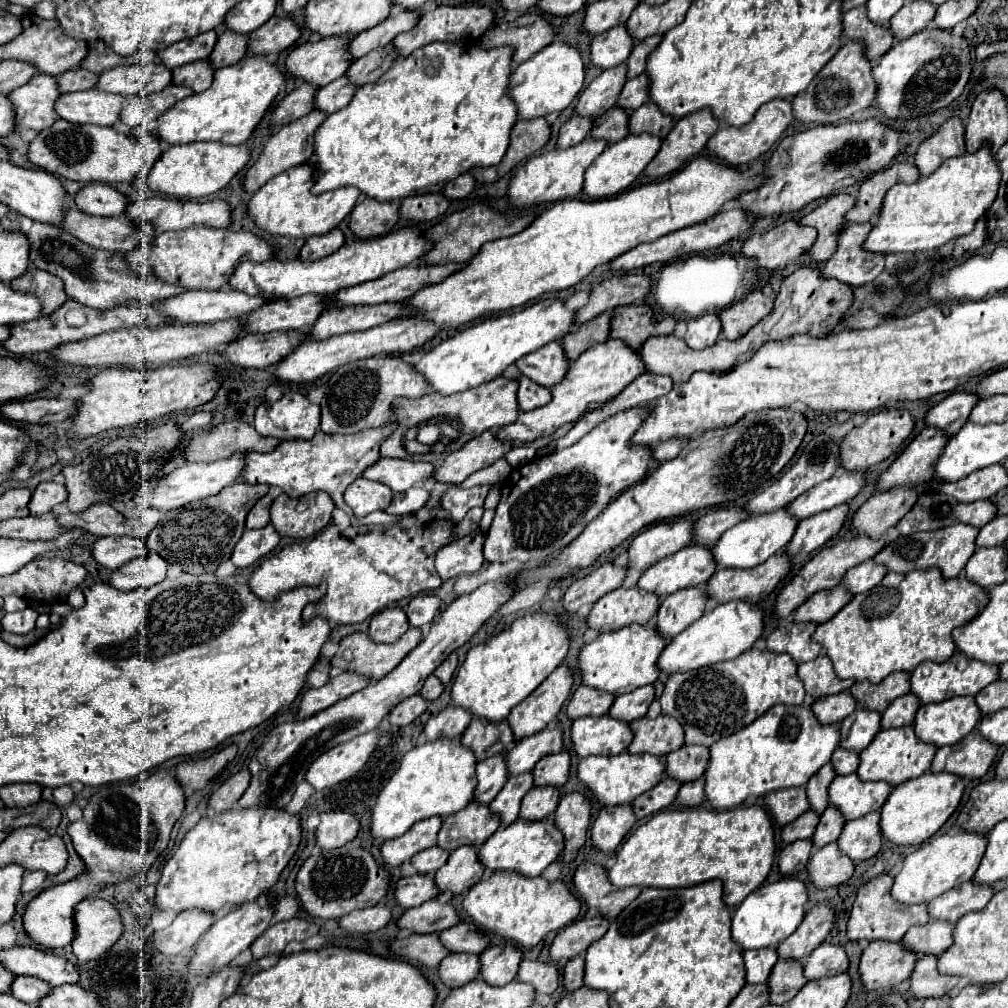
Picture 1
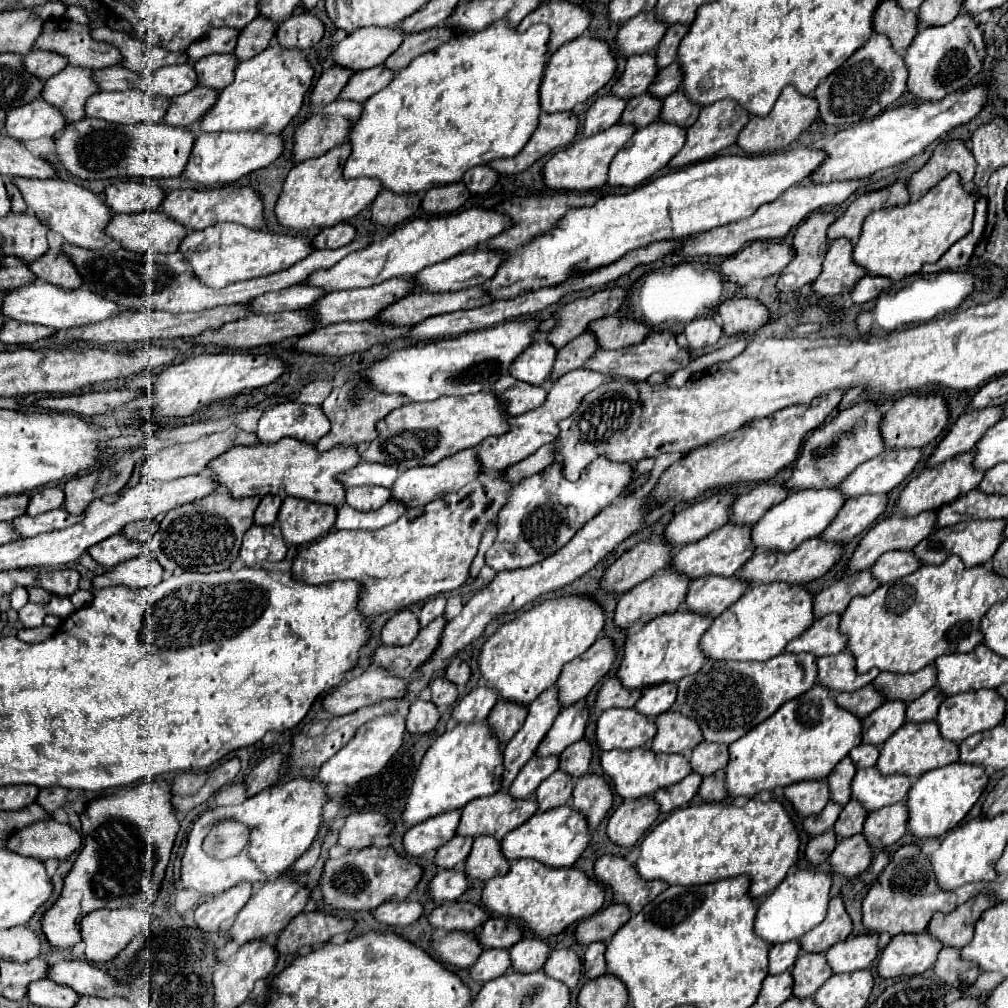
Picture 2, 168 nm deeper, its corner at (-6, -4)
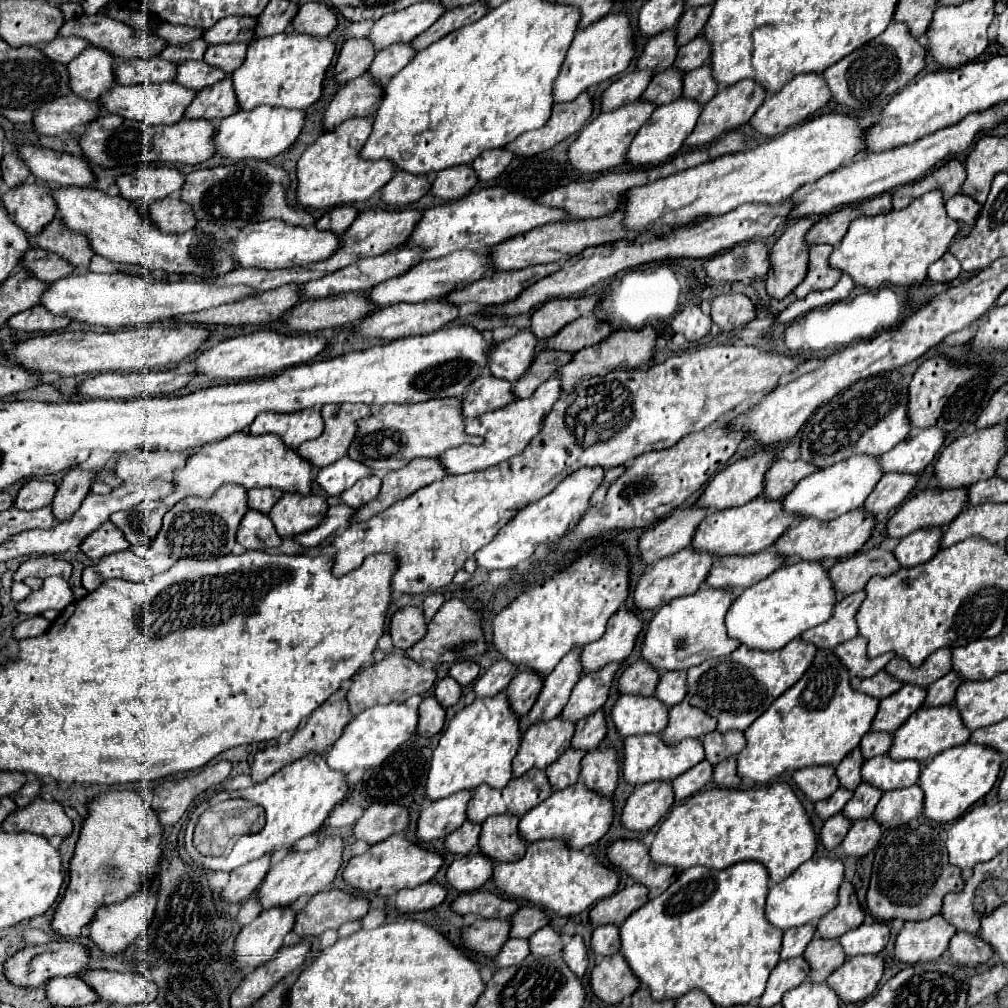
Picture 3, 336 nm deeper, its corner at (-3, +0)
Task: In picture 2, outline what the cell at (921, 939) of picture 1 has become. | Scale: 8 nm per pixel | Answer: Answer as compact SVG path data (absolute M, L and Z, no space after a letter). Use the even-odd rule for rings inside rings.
M984 896L978 900L970 900L970 904L960 904L950 914L936 914L930 920L926 932L936 940L940 940L944 946L960 950L972 940L974 924L986 908L988 904Z

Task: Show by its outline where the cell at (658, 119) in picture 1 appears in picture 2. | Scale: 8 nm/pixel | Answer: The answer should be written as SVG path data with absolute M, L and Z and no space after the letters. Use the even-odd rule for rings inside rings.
M676 90L674 94L662 100L662 110L658 118L670 124L678 124L682 128L690 128L696 122L698 114L700 114L700 108L694 108L694 104L690 104L682 96L682 90Z

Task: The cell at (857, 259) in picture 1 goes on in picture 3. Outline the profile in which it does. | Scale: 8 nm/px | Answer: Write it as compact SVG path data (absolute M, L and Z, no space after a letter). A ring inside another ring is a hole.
M823 244L823 246L811 246L809 250L809 266L807 266L807 276L805 280L793 290L795 298L803 298L813 290L825 290L837 284L837 280L841 278L841 272L831 268L827 264L829 260L829 252L833 250L833 246Z

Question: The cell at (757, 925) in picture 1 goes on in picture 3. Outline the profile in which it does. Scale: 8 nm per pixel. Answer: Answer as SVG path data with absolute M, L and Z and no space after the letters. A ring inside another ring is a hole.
M811 858L801 864L787 880L775 884L767 896L767 918L773 926L789 930L793 926L803 926L807 922L819 920L823 914L837 906L837 892L843 882L843 862L837 858Z

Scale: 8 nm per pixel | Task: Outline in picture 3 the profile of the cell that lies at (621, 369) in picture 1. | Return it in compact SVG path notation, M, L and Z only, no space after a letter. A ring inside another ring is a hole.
M553 376L547 382L543 382L535 390L533 396L529 396L525 400L515 400L515 402L507 404L505 408L499 408L499 410L493 410L483 416L467 420L465 432L471 436L481 436L483 444L481 446L463 444L459 448L451 448L451 450L443 452L441 456L437 456L437 460L443 464L443 470L449 476L459 476L459 474L467 474L467 472L485 470L489 466L495 466L495 464L511 458L513 454L523 452L523 448L533 440L533 436L539 434L539 430L543 426L543 416L547 416L547 412L553 408L555 400L559 396L561 396L561 382L557 376Z

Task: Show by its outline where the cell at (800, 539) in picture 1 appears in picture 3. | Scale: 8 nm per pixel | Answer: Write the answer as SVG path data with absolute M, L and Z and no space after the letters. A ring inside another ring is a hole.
M887 472L883 480L875 486L875 492L865 500L863 508L867 508L873 514L887 514L889 510L897 508L917 486L919 474L907 474L907 472Z

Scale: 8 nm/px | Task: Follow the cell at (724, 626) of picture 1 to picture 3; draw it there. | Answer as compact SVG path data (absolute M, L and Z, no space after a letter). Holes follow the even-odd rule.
M799 560L799 562L787 564L779 570L775 570L765 580L743 590L727 612L727 630L729 630L729 636L735 636L745 646L759 648L759 650L779 650L787 642L799 638L805 630L827 622L833 616L833 608L837 602L839 602L839 596L829 578L829 572L823 568L823 564L815 562L815 560Z

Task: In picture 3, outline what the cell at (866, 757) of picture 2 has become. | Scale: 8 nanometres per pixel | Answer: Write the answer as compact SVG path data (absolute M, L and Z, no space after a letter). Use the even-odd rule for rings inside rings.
M867 732L859 746L863 748L863 756L871 758L871 756L889 752L891 742L893 742L893 734L889 734L889 732Z

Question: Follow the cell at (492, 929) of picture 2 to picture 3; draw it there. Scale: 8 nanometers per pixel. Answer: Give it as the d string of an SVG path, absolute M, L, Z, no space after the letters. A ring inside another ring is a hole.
M537 906L519 908L519 912L511 920L513 920L511 938L531 938L539 928L549 924L549 916Z

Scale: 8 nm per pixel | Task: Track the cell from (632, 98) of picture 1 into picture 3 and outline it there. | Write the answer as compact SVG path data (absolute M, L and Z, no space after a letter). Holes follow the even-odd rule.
M699 34L695 40L691 40L689 44L679 48L679 56L675 60L675 66L685 72L691 72L691 70L703 66L709 60L709 56L711 56L711 44L707 44L705 36Z

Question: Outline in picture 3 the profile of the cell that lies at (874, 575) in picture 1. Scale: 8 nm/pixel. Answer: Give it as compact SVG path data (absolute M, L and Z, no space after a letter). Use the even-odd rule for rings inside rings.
M927 526L927 528L915 530L909 536L905 536L893 552L903 568L917 566L917 564L931 560L941 550L939 548L941 538L943 538L943 528Z

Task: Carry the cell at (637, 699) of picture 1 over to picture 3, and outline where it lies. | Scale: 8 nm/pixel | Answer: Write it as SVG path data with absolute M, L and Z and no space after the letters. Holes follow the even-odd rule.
M687 670L665 672L657 684L655 696L667 706L679 704L687 696Z

